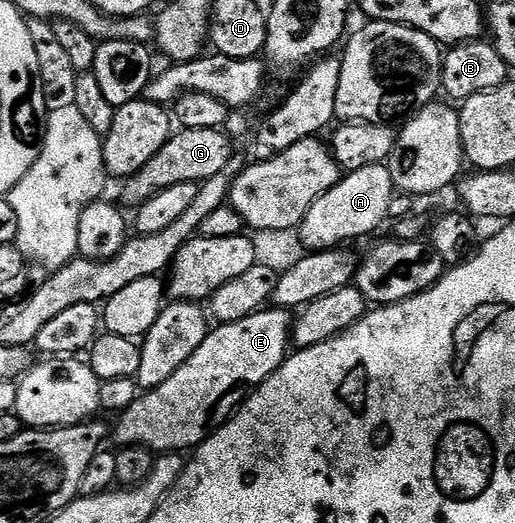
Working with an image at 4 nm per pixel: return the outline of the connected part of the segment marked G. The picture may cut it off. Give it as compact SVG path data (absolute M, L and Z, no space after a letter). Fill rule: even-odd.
M181 128L174 131L169 141L139 170L134 176L128 177L121 188L122 205L133 204L140 206L146 204L155 194L167 190L167 186L179 186L179 182L191 182L200 185L202 182L215 178L227 166L227 162L235 155L234 141L231 140L222 129L215 130L191 130Z

